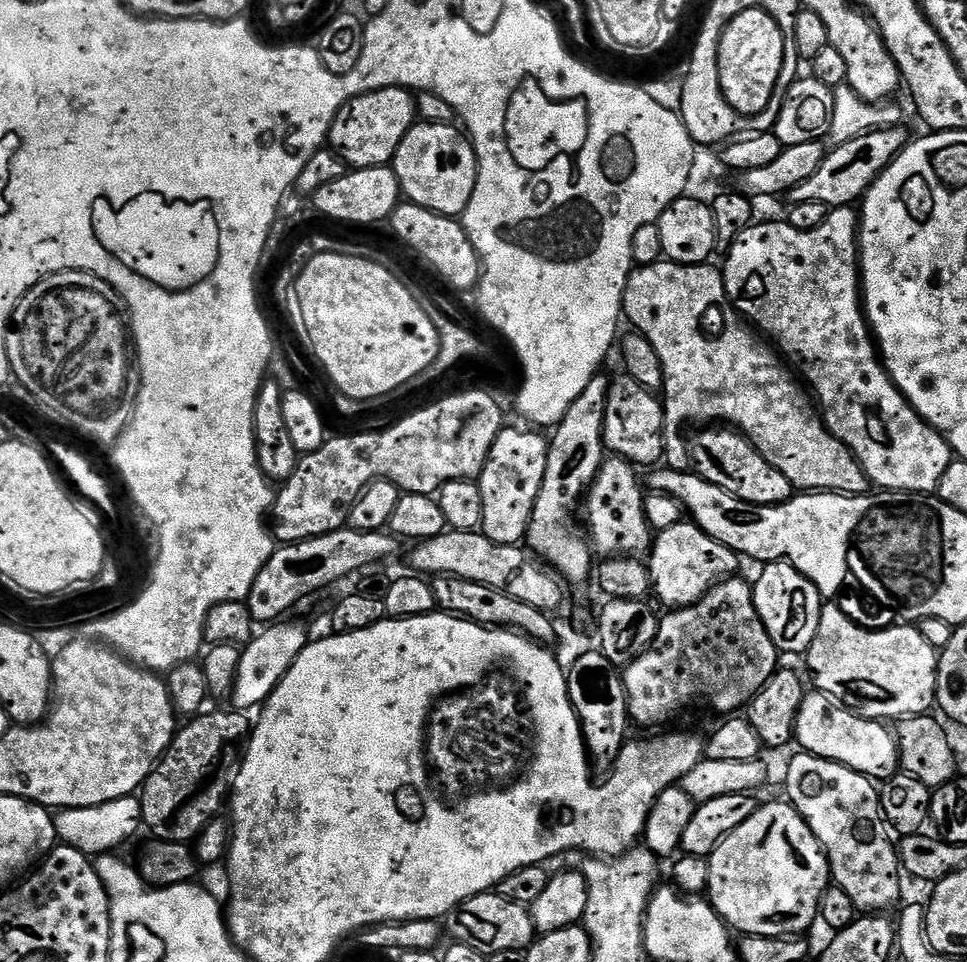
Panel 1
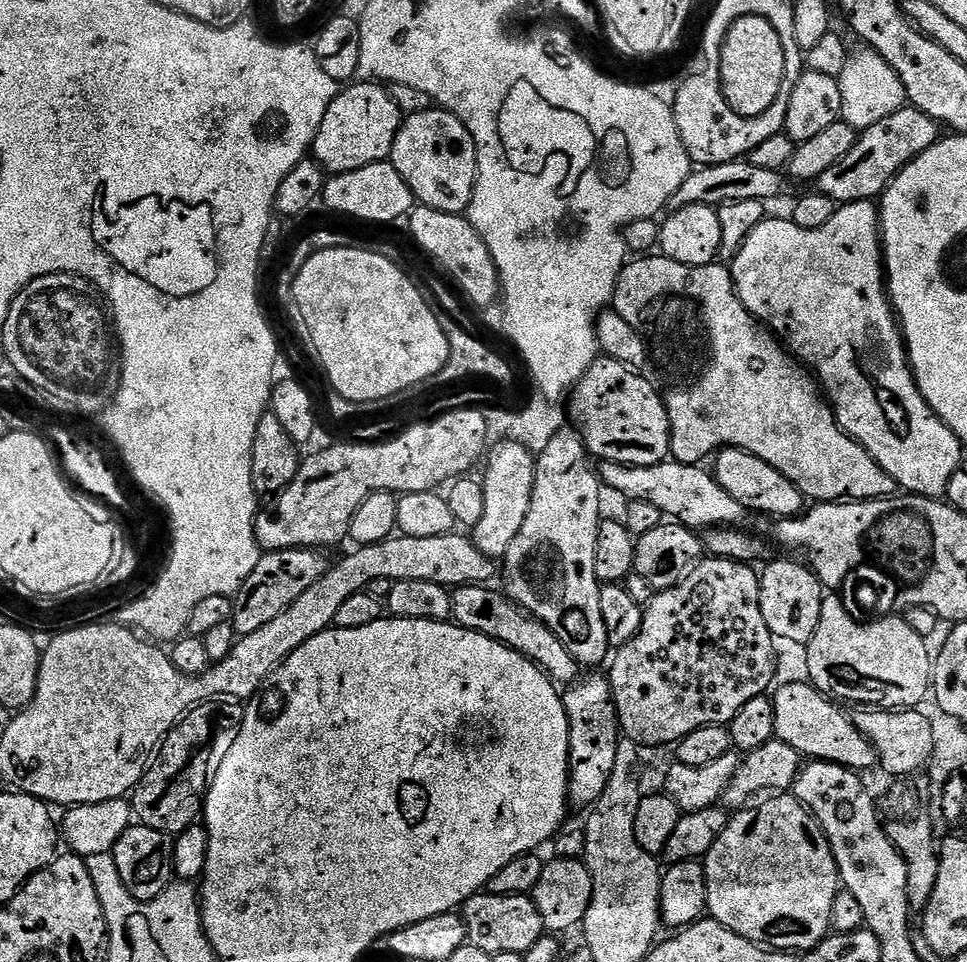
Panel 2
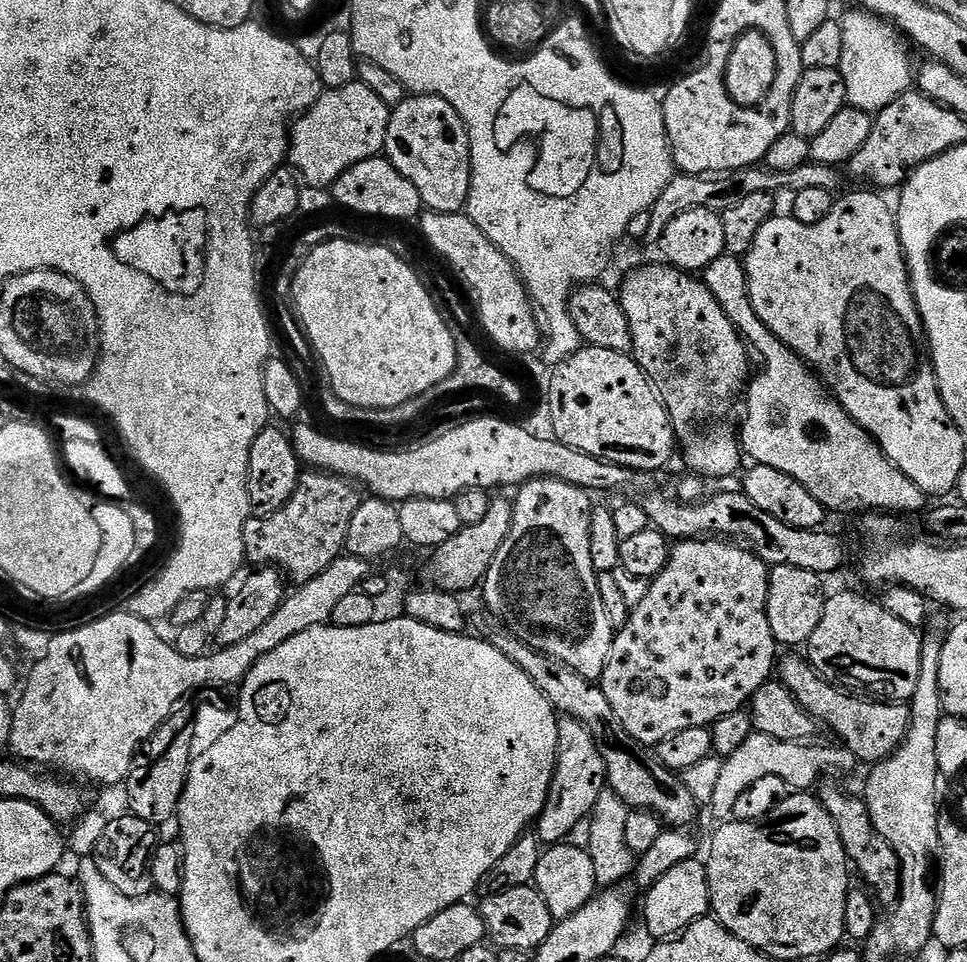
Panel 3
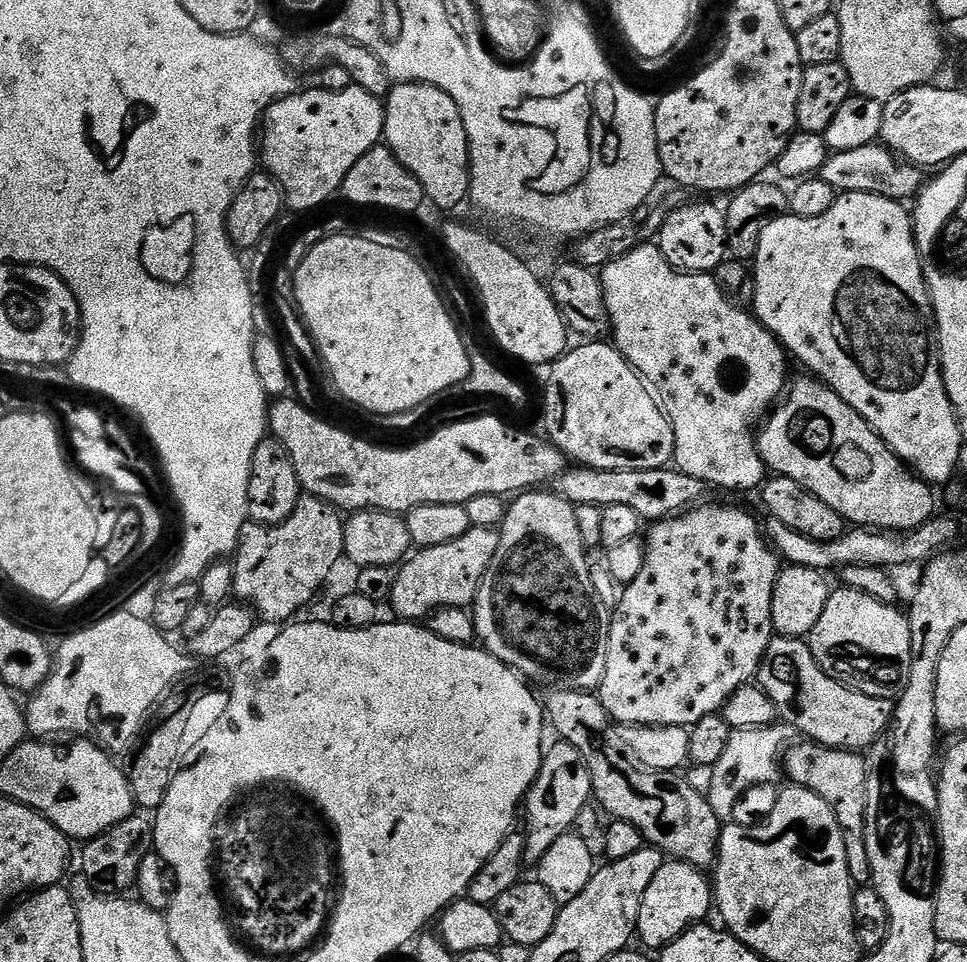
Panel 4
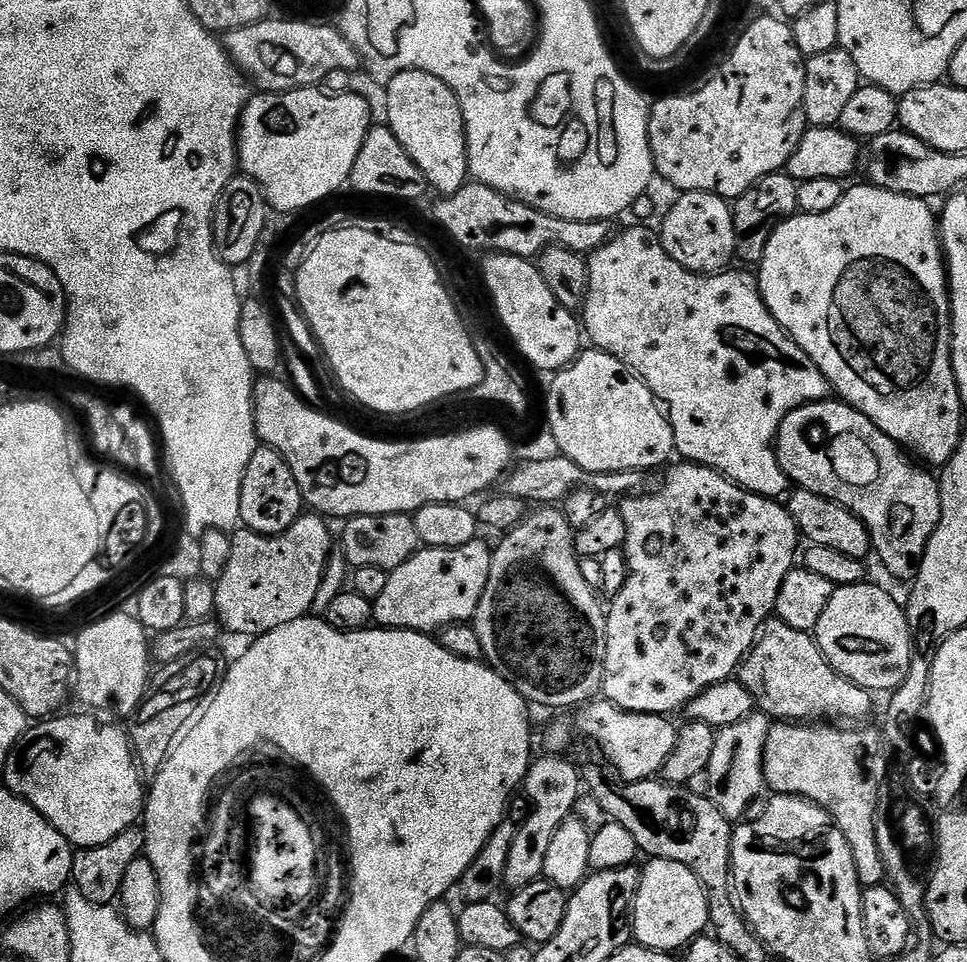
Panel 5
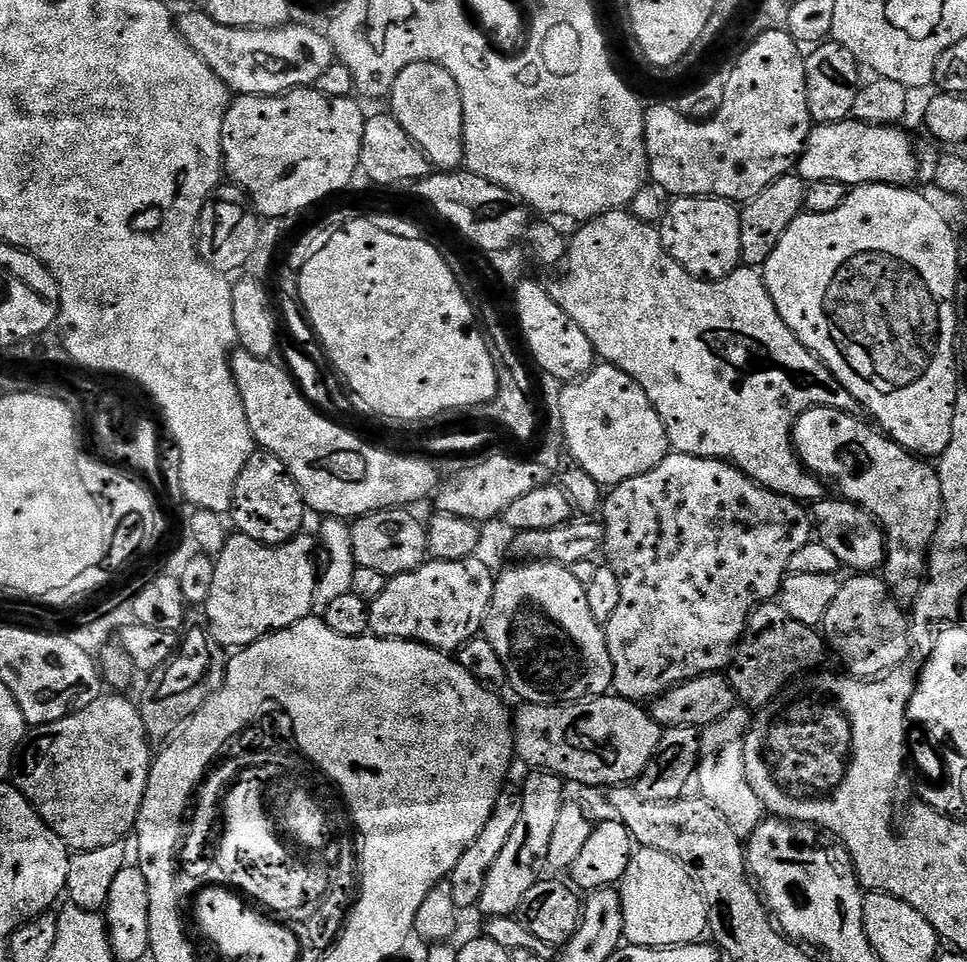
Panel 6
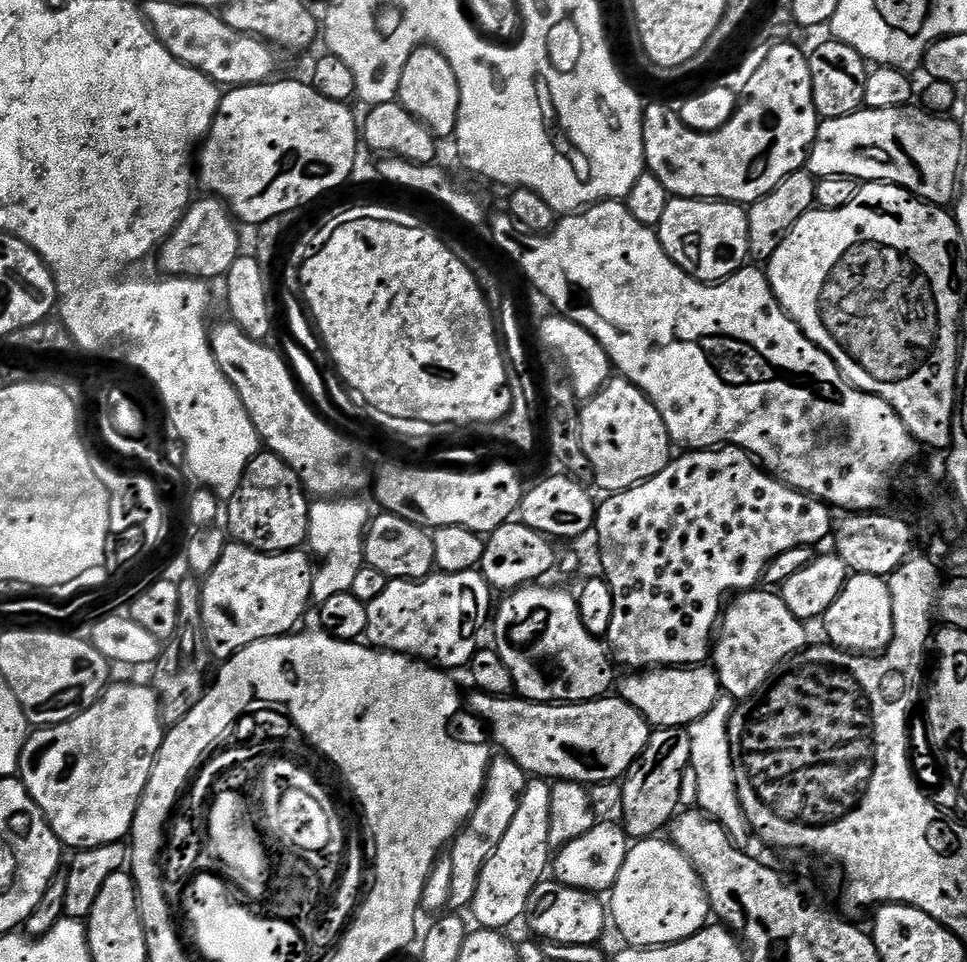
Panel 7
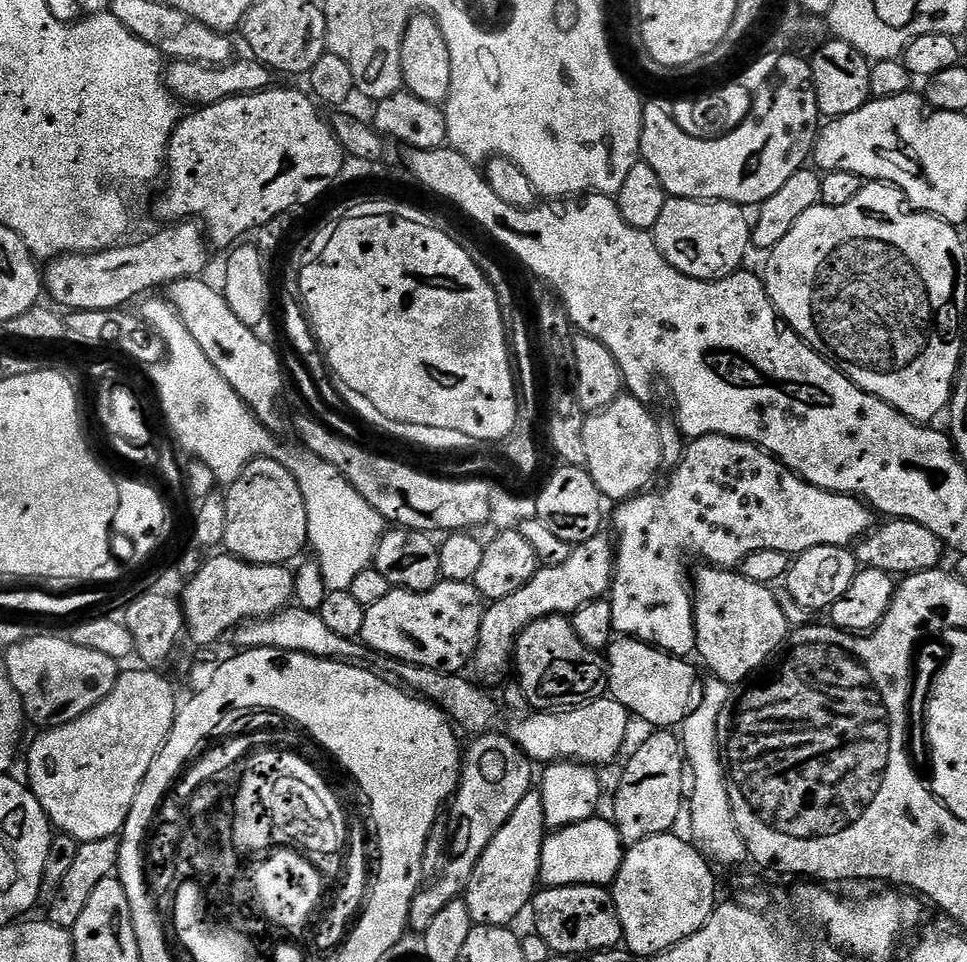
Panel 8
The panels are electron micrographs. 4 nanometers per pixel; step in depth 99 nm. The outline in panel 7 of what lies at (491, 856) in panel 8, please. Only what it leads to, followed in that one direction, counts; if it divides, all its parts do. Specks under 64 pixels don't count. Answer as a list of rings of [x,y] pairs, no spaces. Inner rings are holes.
[[[544,778],[529,779],[510,830],[506,830],[498,850],[490,854],[478,878],[478,890],[470,905],[470,913],[484,930],[508,930],[528,910],[530,894],[545,879],[550,868],[550,794],[552,784]]]

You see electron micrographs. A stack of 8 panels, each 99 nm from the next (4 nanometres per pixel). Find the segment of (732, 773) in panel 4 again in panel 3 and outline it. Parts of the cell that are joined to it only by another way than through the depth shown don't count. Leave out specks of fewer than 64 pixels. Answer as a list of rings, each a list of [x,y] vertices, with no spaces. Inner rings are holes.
[[[753,731],[750,738],[746,738],[746,742],[742,742],[742,746],[738,746],[738,750],[734,750],[734,754],[730,754],[724,760],[722,766],[722,774],[718,777],[718,782],[714,789],[714,798],[710,805],[712,816],[716,822],[727,822],[733,819],[736,807],[740,804],[740,799],[751,790],[755,784],[760,784],[763,780],[768,780],[773,776],[776,780],[781,780],[788,787],[788,790],[795,790],[797,793],[804,794],[816,784],[819,776],[824,776],[827,772],[834,772],[838,776],[848,776],[855,768],[861,767],[859,758],[849,748],[843,746],[835,746],[836,748],[827,748],[824,744],[816,744],[817,742],[804,743],[794,740],[779,740],[778,738],[770,738],[766,734]]]

